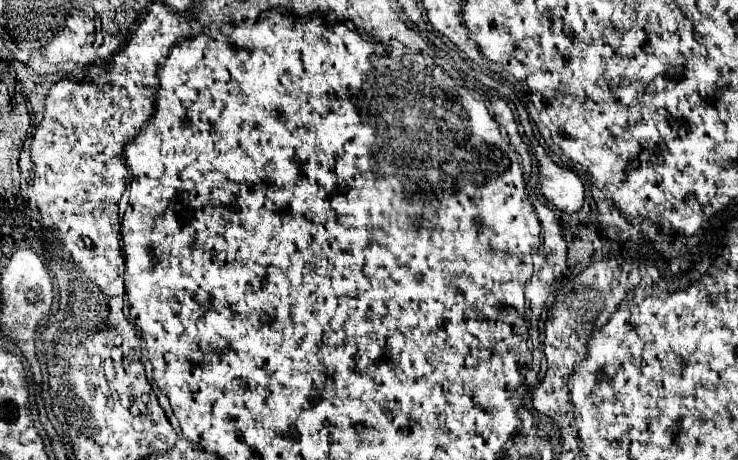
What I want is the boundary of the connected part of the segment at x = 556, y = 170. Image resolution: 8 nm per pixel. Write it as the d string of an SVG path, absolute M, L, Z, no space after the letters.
M540 145L532 147L534 155L538 159L540 169L540 191L542 195L560 211L564 213L576 213L580 211L584 203L584 185L580 177L568 169L558 167Z

